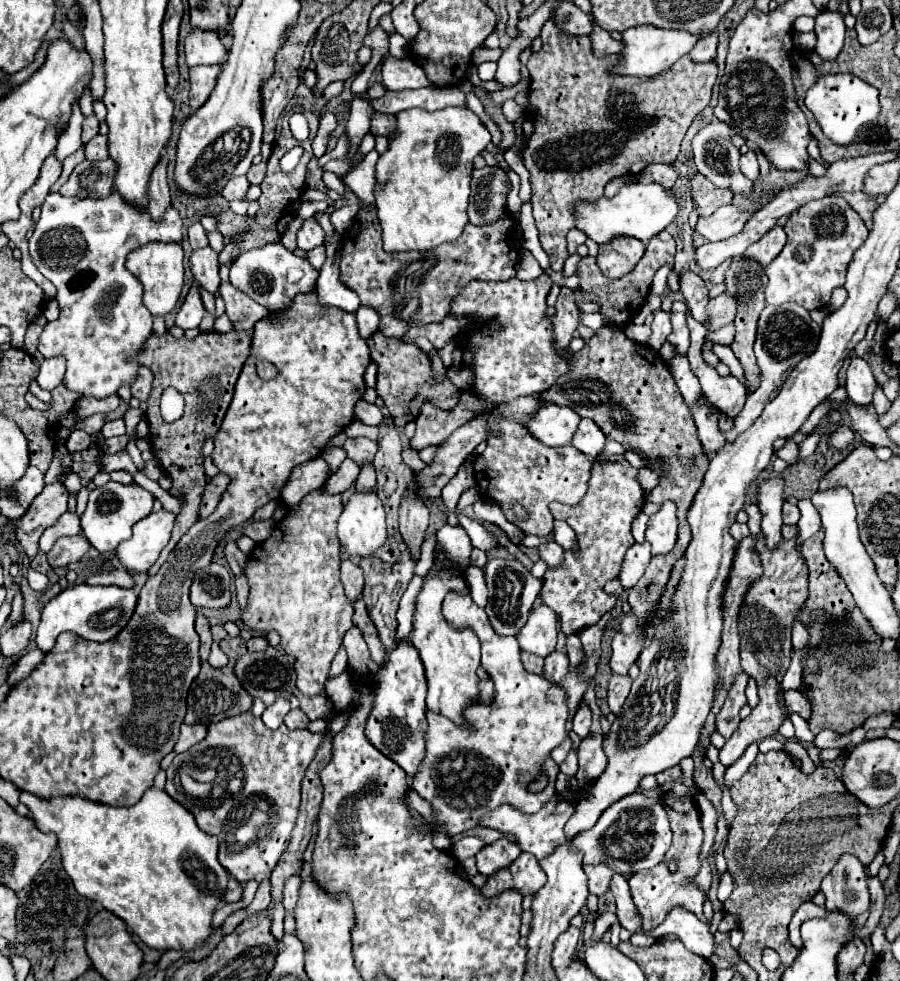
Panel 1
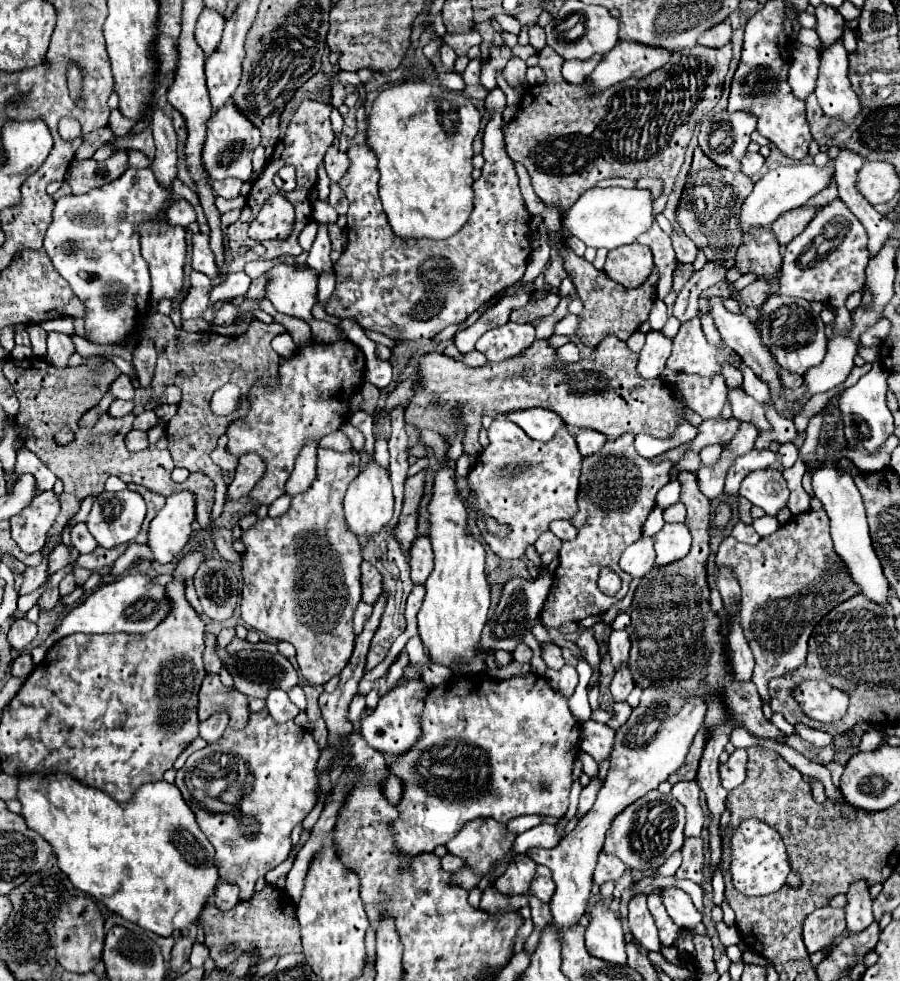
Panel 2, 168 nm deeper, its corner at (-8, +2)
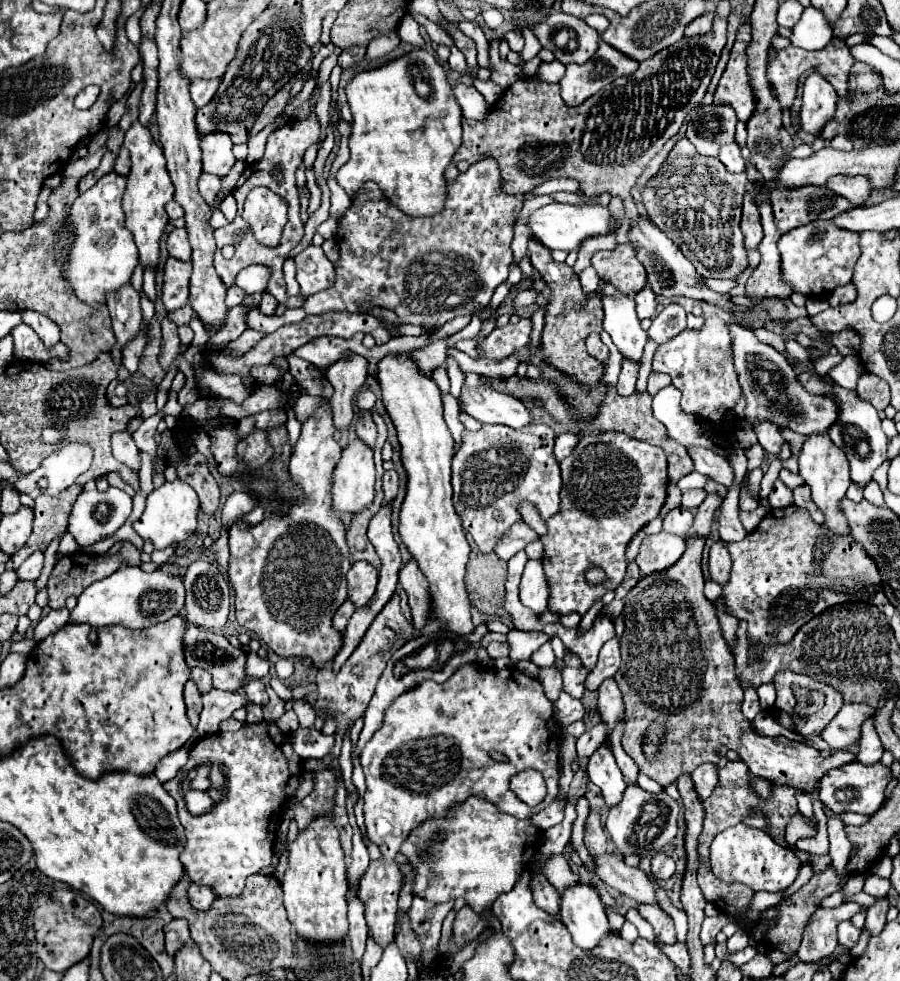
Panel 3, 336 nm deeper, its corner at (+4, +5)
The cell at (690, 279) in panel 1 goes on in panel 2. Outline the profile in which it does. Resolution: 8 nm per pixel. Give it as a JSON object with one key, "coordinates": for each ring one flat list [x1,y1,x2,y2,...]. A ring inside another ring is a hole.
{"coordinates":[[721,296,709,298,707,314,713,318,723,342,731,350,735,350,745,360,745,364,751,366,753,372,757,372,757,376,769,384,773,392,779,392,781,384,779,384,779,374,777,374,777,362,769,354,769,348,761,342,759,334,755,332,753,322,743,314,729,312,723,306]]}

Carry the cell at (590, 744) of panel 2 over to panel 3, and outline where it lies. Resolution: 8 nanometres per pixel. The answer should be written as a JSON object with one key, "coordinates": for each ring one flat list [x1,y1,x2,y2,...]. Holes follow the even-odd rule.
{"coordinates":[[605,743,601,745,601,751,597,751,597,755,593,755,593,759,589,759,587,773,589,773,591,783,595,783,601,789,607,809,621,803,623,791,627,785,623,781,623,775,619,771,617,763,615,763,613,753,609,751,609,747,605,747]]}

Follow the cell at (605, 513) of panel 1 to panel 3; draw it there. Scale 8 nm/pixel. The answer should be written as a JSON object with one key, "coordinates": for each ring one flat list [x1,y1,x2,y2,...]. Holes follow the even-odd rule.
{"coordinates":[[607,431,597,435,585,435,579,439,573,453,561,461,561,477,563,477,563,489,561,489,561,509,557,515,549,517,547,523,547,535,541,537,541,543,545,547,543,553,543,567,549,581,551,597,549,597,549,609,557,611,561,615,565,613,581,613,585,615,587,609,593,605,593,601,601,599,609,589,617,589,617,585,623,581,627,559,625,549,635,533,639,533,649,521,653,521,661,507,665,505,667,497,667,459,665,451,659,447,653,447,649,443,631,439,625,433],[591,565,597,565,605,571,605,581,591,585,585,579,585,573]]}

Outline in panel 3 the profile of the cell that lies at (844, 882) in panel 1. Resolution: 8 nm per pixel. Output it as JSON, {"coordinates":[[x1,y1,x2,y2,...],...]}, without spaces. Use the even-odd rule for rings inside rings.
{"coordinates":[[845,921,845,923,839,925,839,943,841,943,845,949,853,949,855,943,859,941,859,935,861,935,861,931,855,929,855,927,851,925,851,921]]}

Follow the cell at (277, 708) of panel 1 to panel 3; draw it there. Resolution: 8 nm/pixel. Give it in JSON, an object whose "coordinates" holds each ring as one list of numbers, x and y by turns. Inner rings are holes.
{"coordinates":[[251,679,249,683,245,683,245,695,255,703,255,705,267,705,267,701,269,701,269,697,267,697,267,693,265,693,265,685,261,683,261,679]]}

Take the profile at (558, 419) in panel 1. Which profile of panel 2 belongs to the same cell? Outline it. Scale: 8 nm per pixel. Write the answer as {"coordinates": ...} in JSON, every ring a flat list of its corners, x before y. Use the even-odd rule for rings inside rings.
{"coordinates":[[545,408,521,410,517,414,509,414,509,420,521,426,529,438,539,442,549,442,557,430,567,428,567,424,561,420,561,416,557,416,557,412]]}

